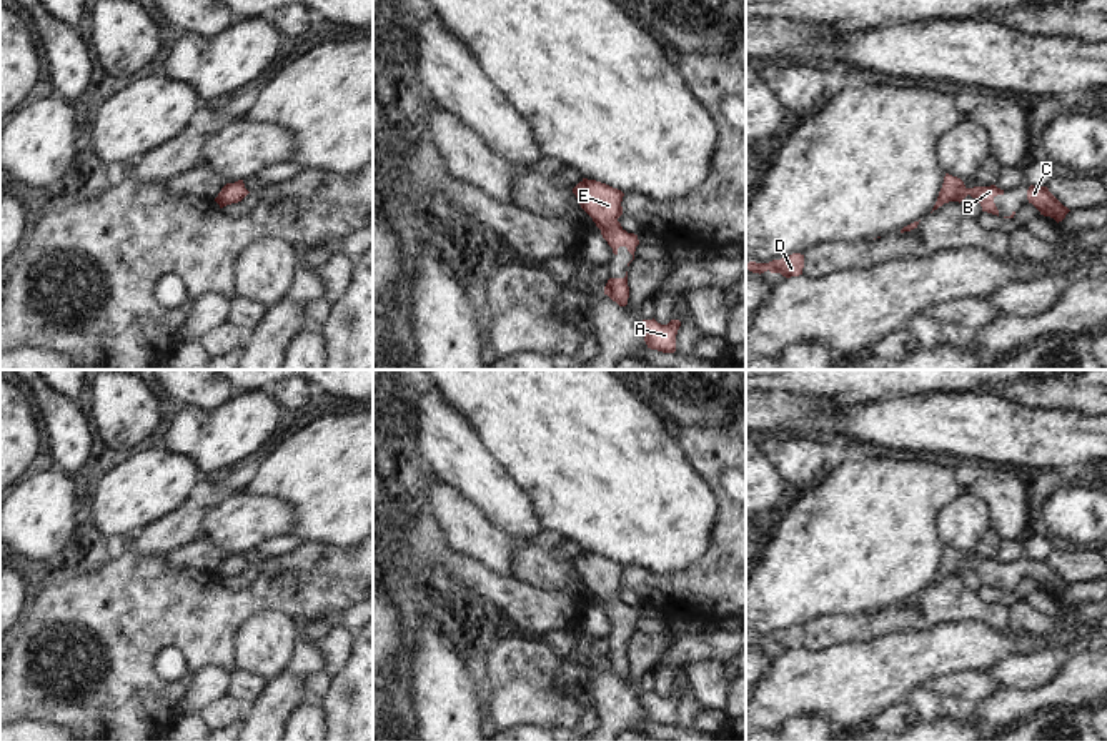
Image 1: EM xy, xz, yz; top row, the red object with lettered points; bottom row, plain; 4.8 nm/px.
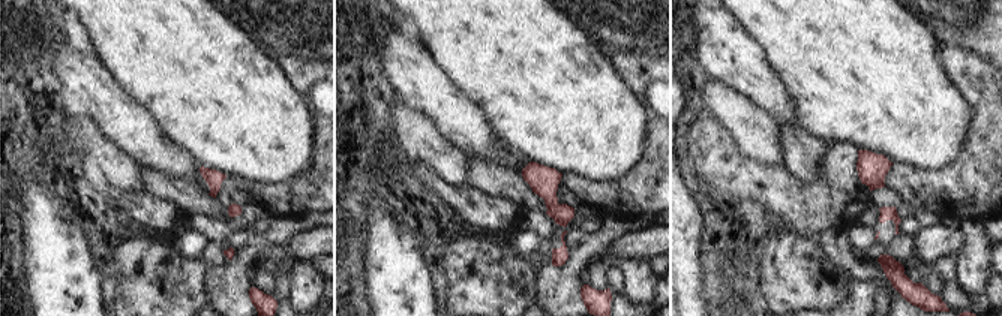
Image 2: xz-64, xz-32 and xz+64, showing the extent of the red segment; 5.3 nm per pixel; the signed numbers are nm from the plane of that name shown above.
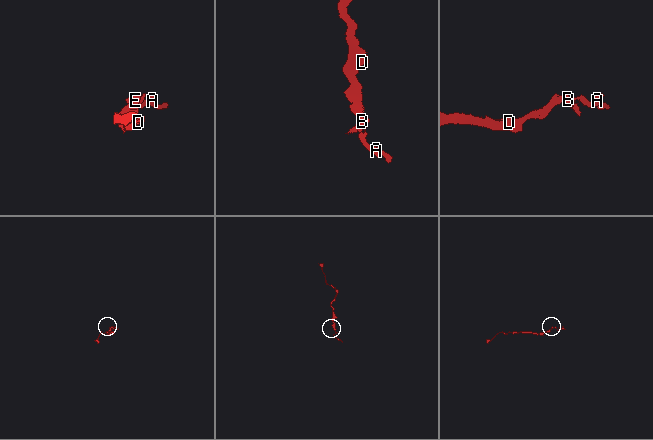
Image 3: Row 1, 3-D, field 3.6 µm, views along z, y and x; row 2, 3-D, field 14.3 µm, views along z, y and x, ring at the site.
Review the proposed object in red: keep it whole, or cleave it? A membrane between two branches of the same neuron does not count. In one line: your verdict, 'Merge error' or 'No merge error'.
No merge error.

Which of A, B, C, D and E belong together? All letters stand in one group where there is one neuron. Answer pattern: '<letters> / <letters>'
A B C D E

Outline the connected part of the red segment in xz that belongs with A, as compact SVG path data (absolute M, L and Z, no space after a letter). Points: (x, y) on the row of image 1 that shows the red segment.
M643 320L639 330L644 336L648 348L658 350L663 353L676 351L676 335L681 326L679 320L671 320L668 325L658 323L653 320Z

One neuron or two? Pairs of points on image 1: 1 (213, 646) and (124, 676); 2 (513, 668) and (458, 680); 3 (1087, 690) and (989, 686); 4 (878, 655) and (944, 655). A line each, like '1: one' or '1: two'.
1: one
2: two
3: two
4: one

